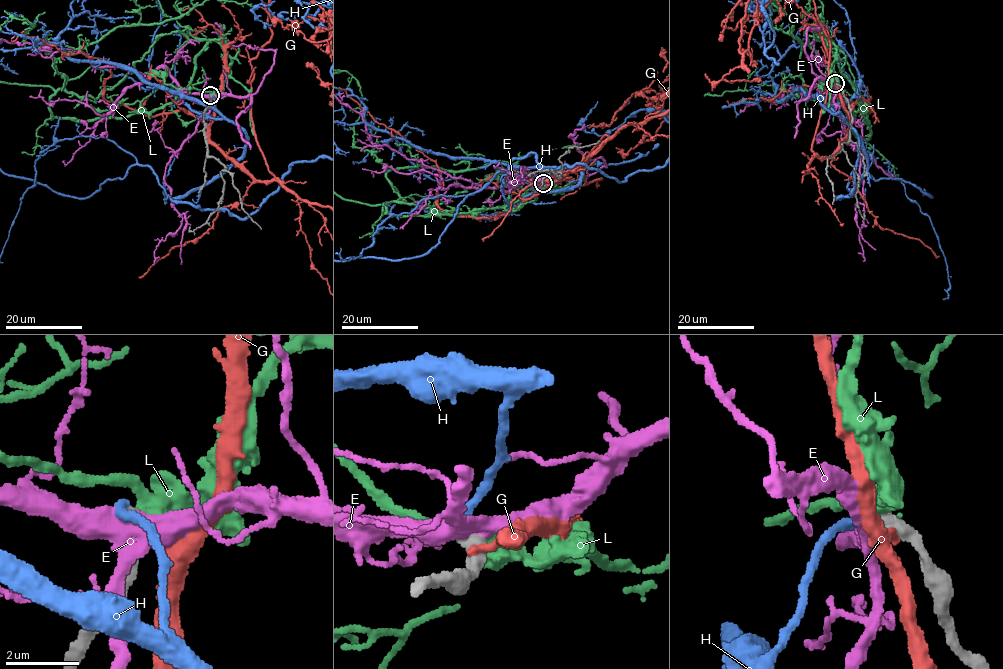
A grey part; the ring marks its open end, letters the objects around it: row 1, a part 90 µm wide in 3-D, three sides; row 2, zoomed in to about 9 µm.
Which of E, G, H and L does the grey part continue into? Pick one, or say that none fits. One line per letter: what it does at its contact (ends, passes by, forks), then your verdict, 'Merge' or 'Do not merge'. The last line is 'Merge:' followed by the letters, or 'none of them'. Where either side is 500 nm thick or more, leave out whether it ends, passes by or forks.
E: Do not merge
G: Do not merge
H: It ends there. Do not merge
L: Do not merge
Merge: none of them

